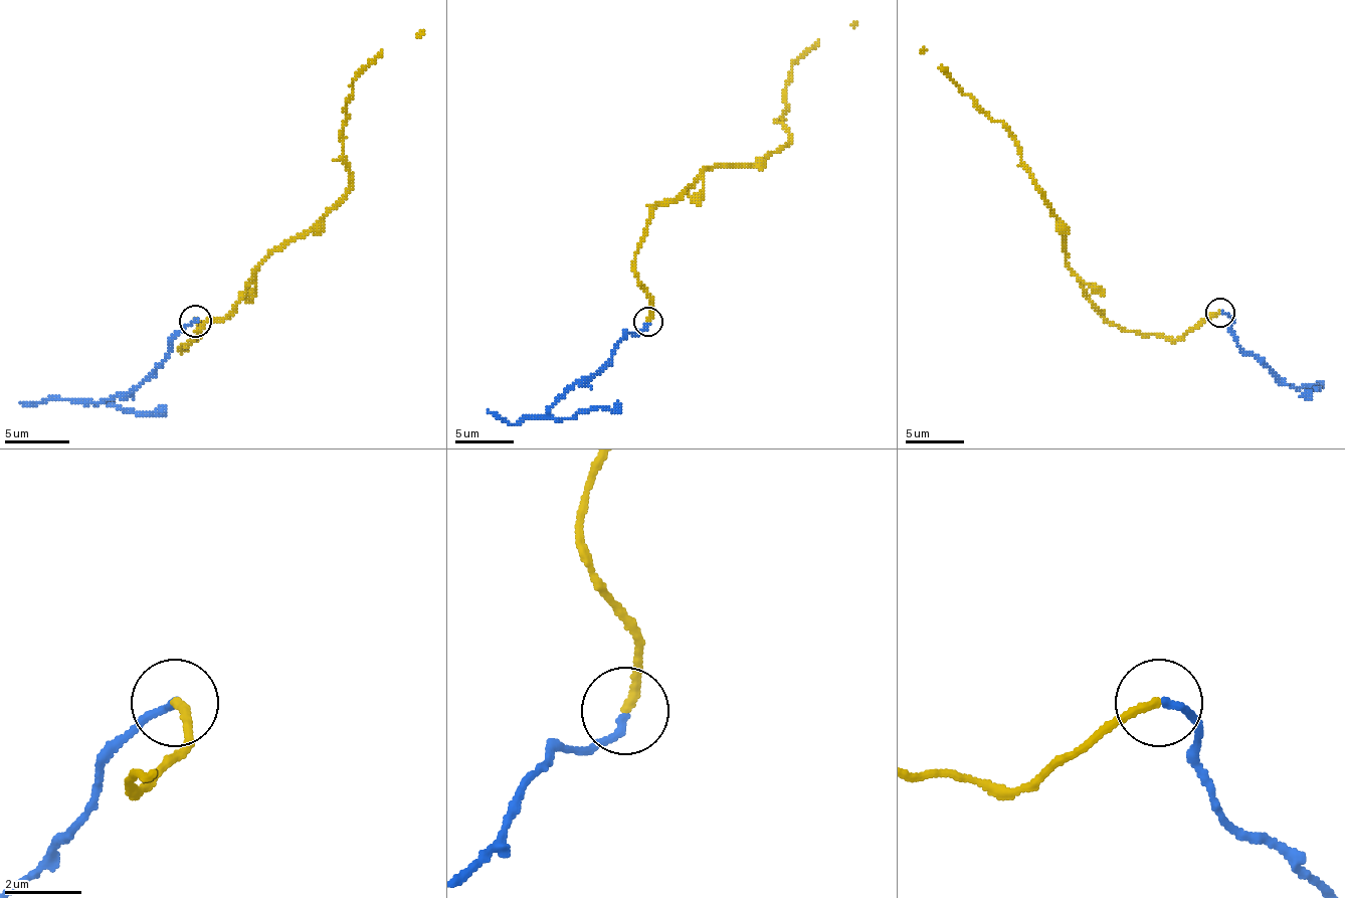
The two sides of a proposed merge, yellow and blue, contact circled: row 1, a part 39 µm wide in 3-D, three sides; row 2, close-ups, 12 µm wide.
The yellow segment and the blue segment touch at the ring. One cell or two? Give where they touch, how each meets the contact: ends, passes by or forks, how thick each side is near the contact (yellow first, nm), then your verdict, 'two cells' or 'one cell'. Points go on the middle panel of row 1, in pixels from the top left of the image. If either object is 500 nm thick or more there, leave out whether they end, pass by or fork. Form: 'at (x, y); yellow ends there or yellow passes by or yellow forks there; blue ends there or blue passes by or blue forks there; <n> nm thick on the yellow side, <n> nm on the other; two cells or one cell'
at (647, 322); yellow ends there; blue ends there; 200 nm thick on the yellow side, 190 nm on the other; one cell

